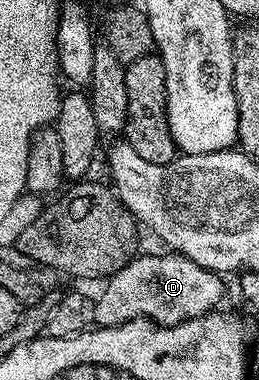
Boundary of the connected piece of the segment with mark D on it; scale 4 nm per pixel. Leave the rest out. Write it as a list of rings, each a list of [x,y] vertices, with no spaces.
[[[173,251],[163,252],[163,257],[160,254],[154,253],[151,257],[142,257],[143,255],[135,256],[133,261],[129,261],[124,267],[120,267],[120,271],[116,271],[111,275],[110,278],[105,282],[106,285],[102,289],[102,294],[97,294],[95,303],[94,303],[94,325],[98,327],[105,327],[107,325],[123,325],[129,321],[137,321],[139,319],[145,319],[147,321],[154,322],[155,325],[178,325],[182,321],[187,321],[193,317],[202,317],[203,314],[209,313],[211,311],[217,310],[218,305],[222,301],[222,281],[223,278],[217,273],[213,273],[211,269],[205,269],[200,267],[196,263],[192,263],[192,259],[183,257],[182,254],[176,253]]]

